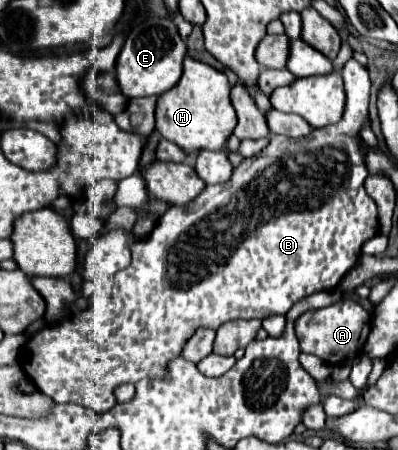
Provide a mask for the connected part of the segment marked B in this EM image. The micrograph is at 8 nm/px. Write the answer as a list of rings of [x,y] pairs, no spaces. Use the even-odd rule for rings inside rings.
[[[348,59],[344,63],[340,75],[344,77],[344,87],[346,87],[346,111],[342,115],[342,121],[338,121],[336,125],[314,129],[308,137],[292,139],[292,137],[274,135],[272,141],[278,141],[278,143],[274,143],[272,147],[268,147],[266,151],[260,151],[258,155],[254,155],[250,159],[244,159],[234,169],[234,175],[230,181],[220,183],[220,185],[208,185],[192,203],[188,203],[184,207],[166,209],[146,239],[130,243],[132,263],[124,271],[116,273],[114,289],[112,289],[112,303],[108,305],[108,309],[98,309],[98,311],[86,309],[72,319],[66,319],[58,325],[48,325],[44,329],[40,329],[36,335],[32,335],[24,343],[18,363],[24,369],[26,377],[36,385],[38,391],[42,391],[48,397],[54,397],[56,403],[78,403],[78,405],[84,405],[96,413],[106,413],[108,409],[112,409],[116,405],[114,389],[118,385],[136,383],[142,377],[162,377],[166,363],[180,355],[182,345],[194,333],[194,329],[200,329],[200,327],[218,329],[222,323],[234,321],[234,319],[266,319],[270,315],[284,315],[290,311],[290,305],[298,303],[302,297],[308,297],[310,293],[330,291],[330,289],[338,287],[342,277],[358,263],[364,241],[368,241],[370,237],[374,237],[378,233],[376,203],[372,201],[372,197],[364,189],[364,179],[368,177],[368,169],[366,169],[366,153],[362,153],[362,149],[366,149],[366,145],[360,137],[360,129],[364,125],[370,125],[370,115],[368,115],[370,79],[368,79],[366,67],[360,65],[356,59]]]

